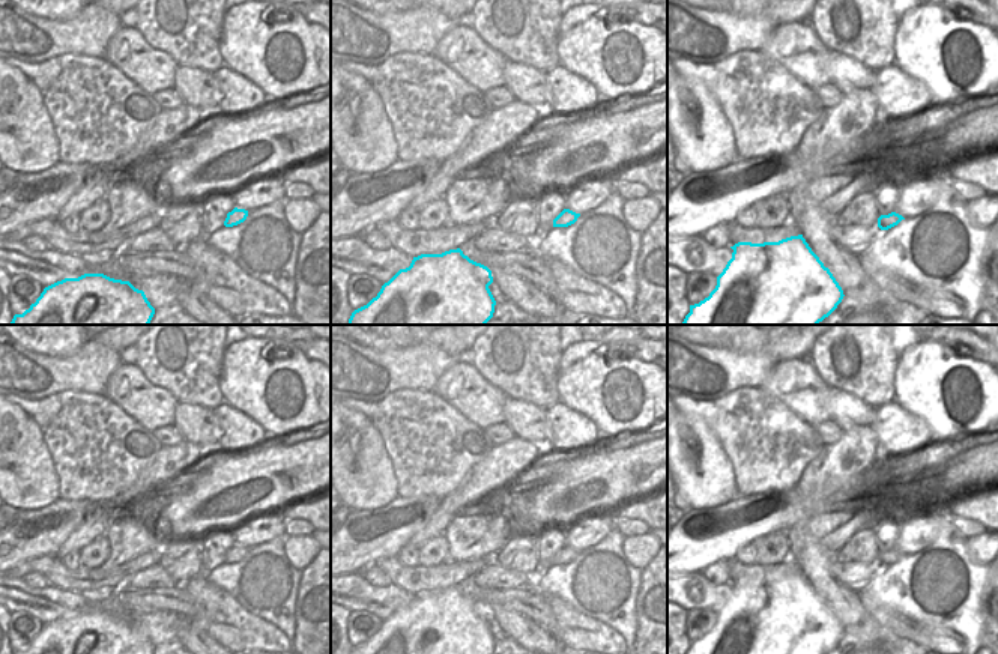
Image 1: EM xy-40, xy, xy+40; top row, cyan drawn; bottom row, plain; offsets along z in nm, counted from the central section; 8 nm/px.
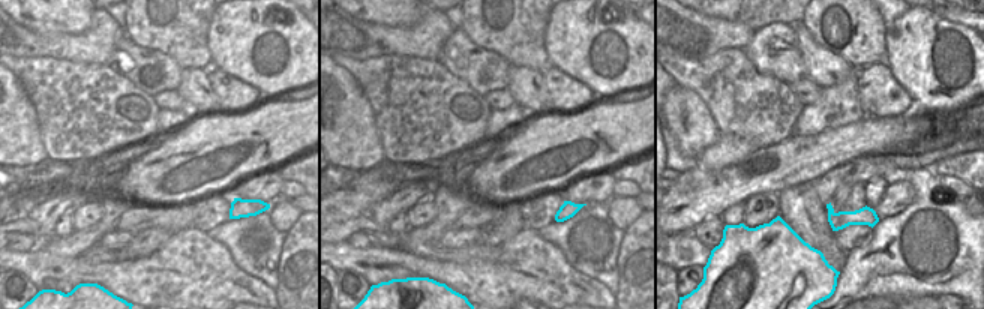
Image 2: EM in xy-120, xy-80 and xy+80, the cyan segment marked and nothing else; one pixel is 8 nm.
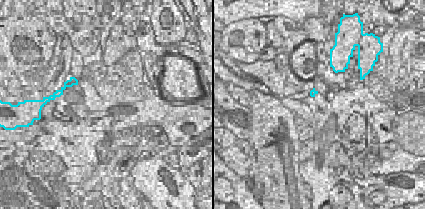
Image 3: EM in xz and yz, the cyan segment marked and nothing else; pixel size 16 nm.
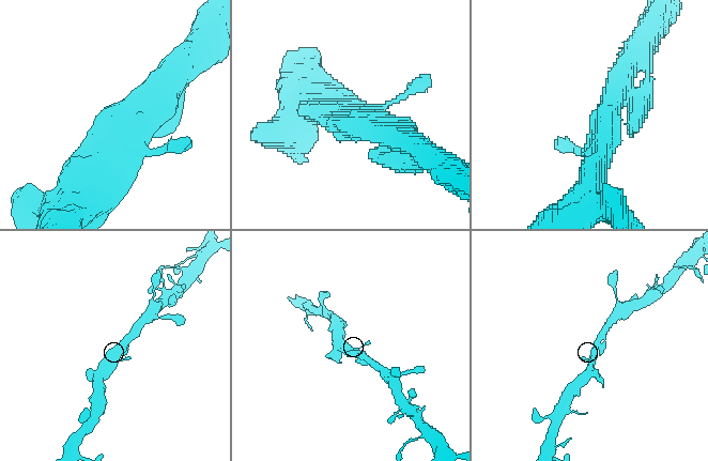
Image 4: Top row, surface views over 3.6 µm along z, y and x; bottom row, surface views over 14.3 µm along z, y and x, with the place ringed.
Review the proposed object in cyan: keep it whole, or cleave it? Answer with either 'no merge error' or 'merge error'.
no merge error

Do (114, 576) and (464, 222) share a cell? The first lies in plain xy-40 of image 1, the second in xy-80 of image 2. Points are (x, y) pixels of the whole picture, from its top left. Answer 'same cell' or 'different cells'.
same cell

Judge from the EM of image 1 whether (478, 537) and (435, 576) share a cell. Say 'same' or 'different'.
different

